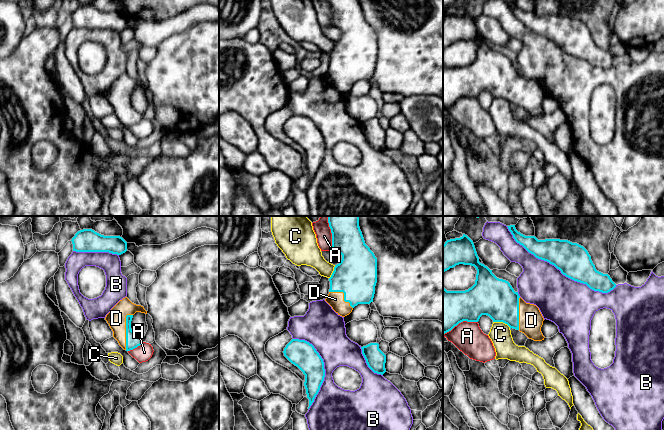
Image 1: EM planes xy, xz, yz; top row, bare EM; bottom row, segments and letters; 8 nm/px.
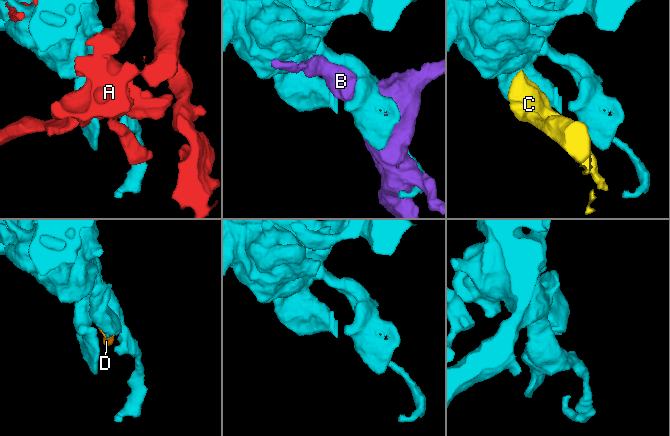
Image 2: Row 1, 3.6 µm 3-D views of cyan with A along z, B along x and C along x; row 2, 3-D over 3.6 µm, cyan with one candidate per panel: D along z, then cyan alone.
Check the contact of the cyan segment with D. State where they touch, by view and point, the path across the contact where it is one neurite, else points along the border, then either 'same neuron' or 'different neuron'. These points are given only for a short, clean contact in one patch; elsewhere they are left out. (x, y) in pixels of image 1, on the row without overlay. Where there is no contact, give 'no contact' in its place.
xy (126, 106) | same neuron

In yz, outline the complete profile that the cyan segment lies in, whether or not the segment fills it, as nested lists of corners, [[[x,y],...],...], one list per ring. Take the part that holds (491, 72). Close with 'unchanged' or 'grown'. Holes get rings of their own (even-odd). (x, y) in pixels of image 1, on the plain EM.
[[[465,10],[460,14],[447,16],[443,21],[443,48],[459,40],[474,42],[477,46],[476,56],[475,60],[465,67],[447,67],[443,63],[443,111],[463,97],[478,98],[482,91],[487,91],[493,98],[503,98],[507,100],[510,105],[513,104],[524,109],[529,115],[534,117],[544,116],[545,113],[541,108],[544,94],[539,84],[534,80],[526,79],[519,72],[518,68],[514,67],[508,57],[497,54],[492,49],[492,46],[480,39],[473,17]]]; grown

